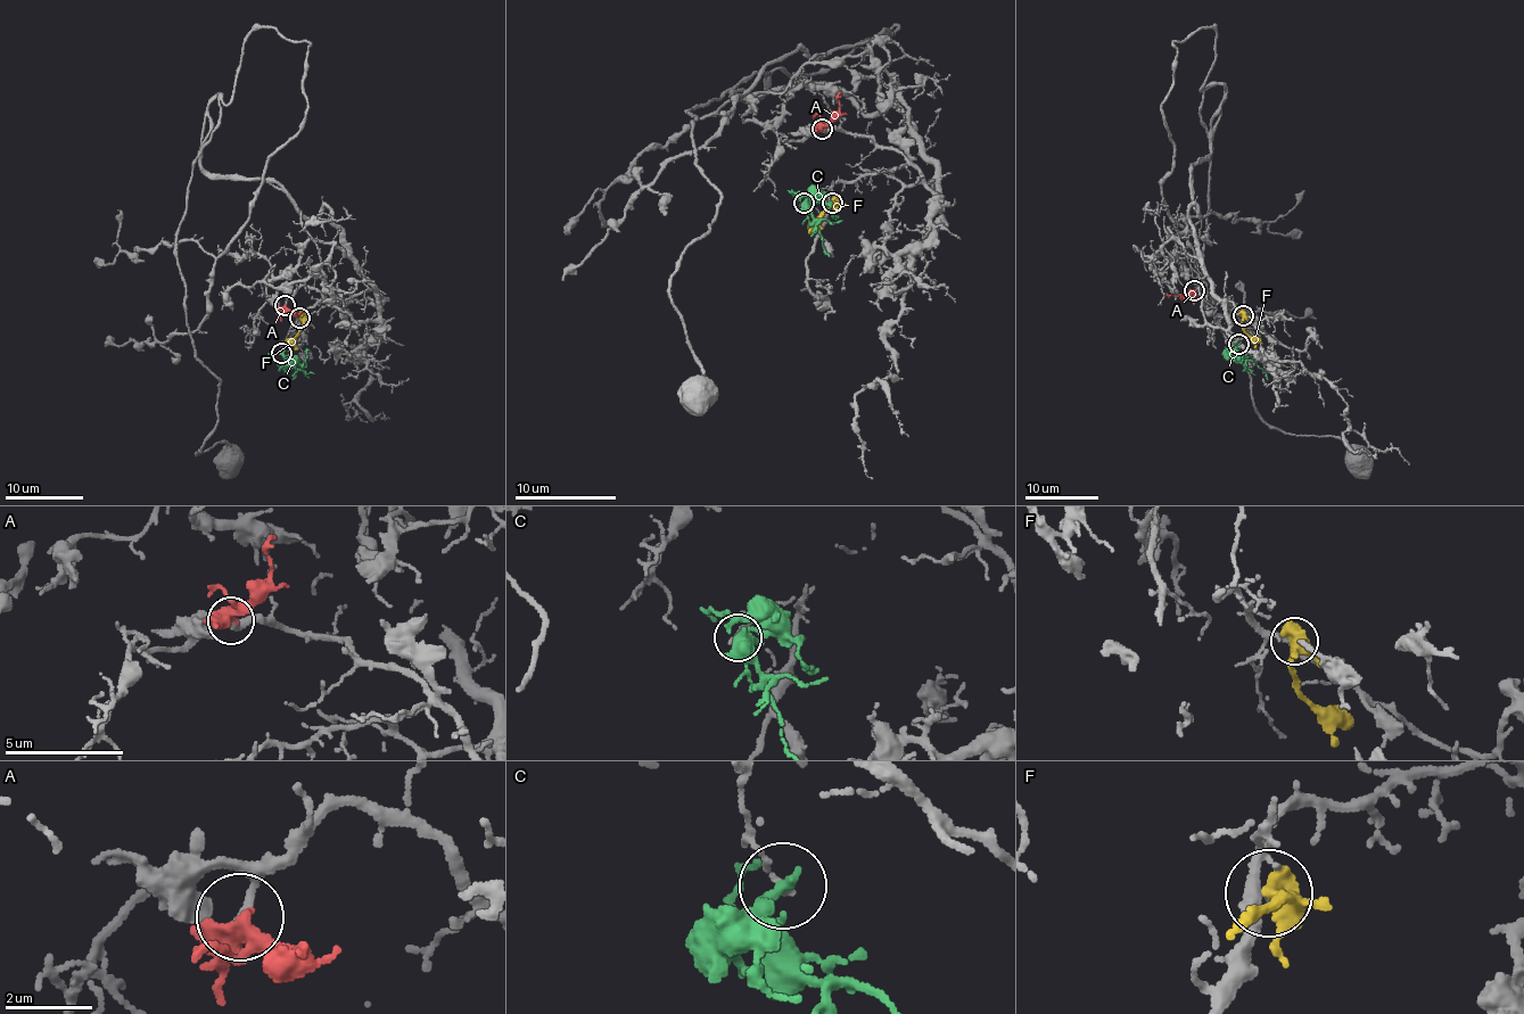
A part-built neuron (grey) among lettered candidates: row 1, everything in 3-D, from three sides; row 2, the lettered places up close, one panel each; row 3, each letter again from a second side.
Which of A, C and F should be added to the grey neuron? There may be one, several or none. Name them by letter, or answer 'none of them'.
A

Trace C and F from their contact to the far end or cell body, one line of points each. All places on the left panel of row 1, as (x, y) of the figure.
C: (281, 353), (309, 378)
F: (299, 318), (303, 323), (299, 332), (288, 344)

